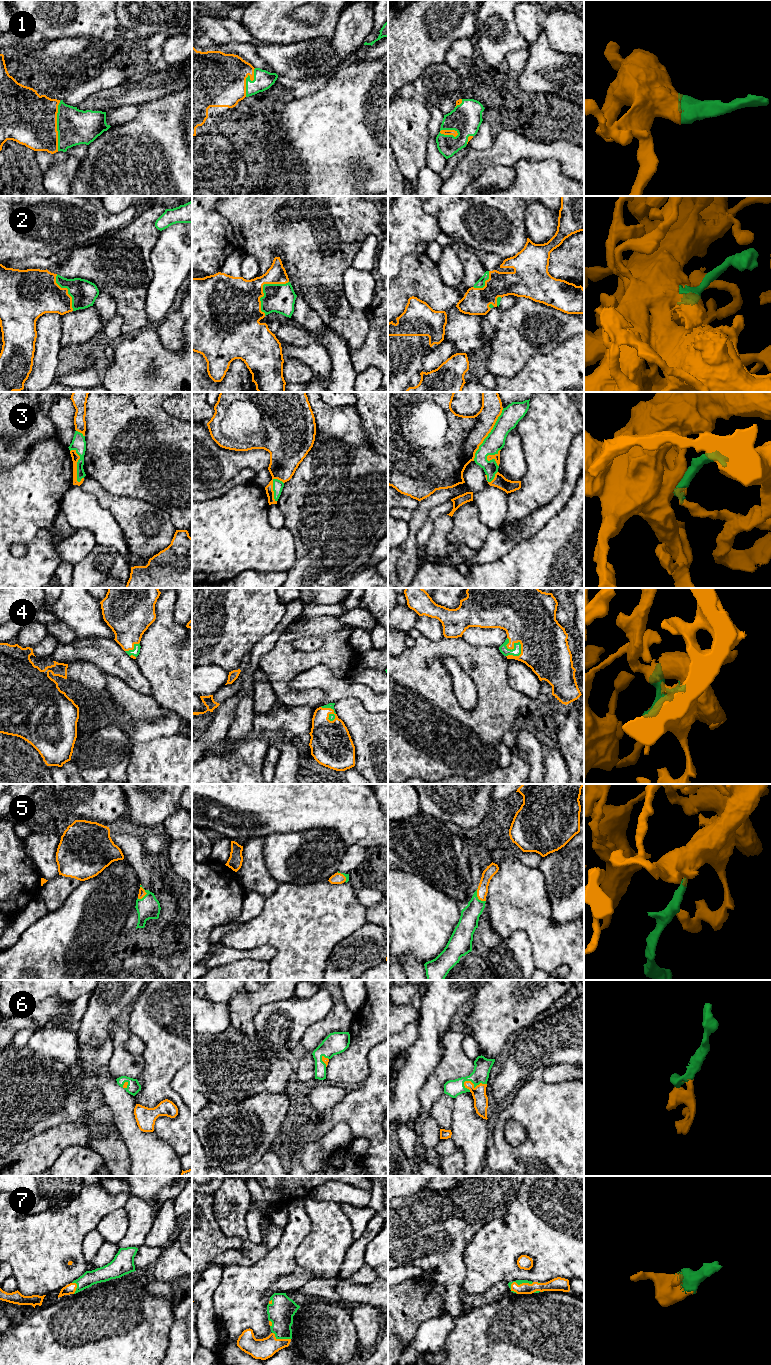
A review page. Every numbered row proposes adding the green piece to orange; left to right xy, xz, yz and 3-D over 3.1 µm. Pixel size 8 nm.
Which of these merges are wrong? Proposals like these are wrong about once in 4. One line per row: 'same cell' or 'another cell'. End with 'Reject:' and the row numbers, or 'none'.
1: same cell
2: same cell
3: same cell
4: same cell
5: same cell
6: same cell
7: same cell
Reject: none

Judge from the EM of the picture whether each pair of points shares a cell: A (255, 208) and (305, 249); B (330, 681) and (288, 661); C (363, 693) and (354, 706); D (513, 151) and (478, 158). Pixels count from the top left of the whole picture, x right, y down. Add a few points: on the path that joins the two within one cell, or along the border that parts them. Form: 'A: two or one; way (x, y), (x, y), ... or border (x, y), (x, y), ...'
A: one; way (267, 220), (276, 229), (287, 231), (293, 237)
B: two; border (331, 670), (315, 665), (300, 672), (289, 685)
C: two; border (336, 701), (357, 697), (369, 711), (377, 713)
D: one; way (504, 151), (487, 157)

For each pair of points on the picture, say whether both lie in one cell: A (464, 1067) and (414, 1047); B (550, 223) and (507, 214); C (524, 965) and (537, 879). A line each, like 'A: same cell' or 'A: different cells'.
A: different cells
B: different cells
C: different cells

